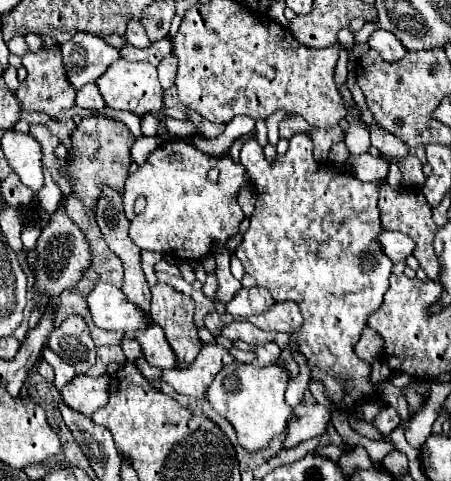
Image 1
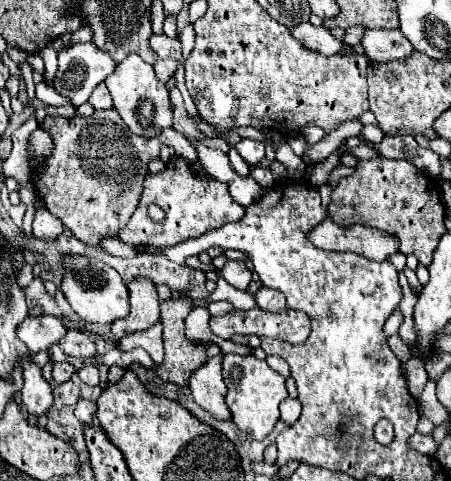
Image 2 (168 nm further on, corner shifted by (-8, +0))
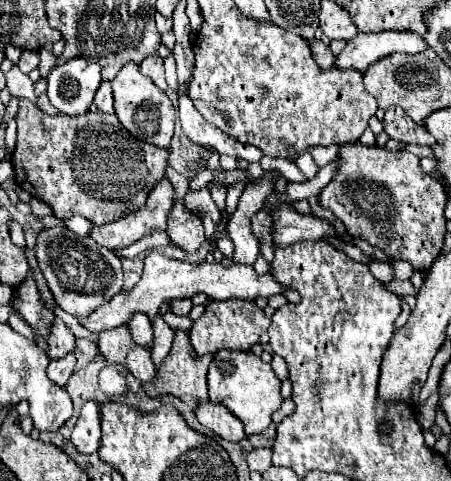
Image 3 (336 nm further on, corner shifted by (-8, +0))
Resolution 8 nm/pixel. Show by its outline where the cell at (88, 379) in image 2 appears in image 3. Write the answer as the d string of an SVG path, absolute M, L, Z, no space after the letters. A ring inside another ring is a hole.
M104 367L100 371L100 389L106 395L126 395L128 393L128 385L126 385L126 377L116 369L116 367Z

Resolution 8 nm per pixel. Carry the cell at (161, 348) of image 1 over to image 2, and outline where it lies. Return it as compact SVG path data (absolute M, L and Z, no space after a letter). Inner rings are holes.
M156 323L154 327L150 327L148 331L140 331L140 333L132 333L128 337L124 337L120 341L120 348L123 351L130 351L134 347L142 347L150 353L152 361L156 365L162 363L164 359L164 341L162 341L162 327L160 323Z

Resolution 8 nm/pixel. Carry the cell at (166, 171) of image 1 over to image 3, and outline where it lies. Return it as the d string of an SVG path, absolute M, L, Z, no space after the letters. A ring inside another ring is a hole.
M162 179L150 191L148 201L140 211L124 215L114 223L92 227L90 237L106 249L128 247L134 241L148 235L152 229L164 231L172 205L174 205L174 189L168 179Z

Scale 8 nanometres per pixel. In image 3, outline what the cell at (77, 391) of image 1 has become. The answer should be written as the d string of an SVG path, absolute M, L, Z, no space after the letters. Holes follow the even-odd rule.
M88 401L82 405L80 417L70 435L72 445L78 453L96 453L100 447L100 405L96 401Z

